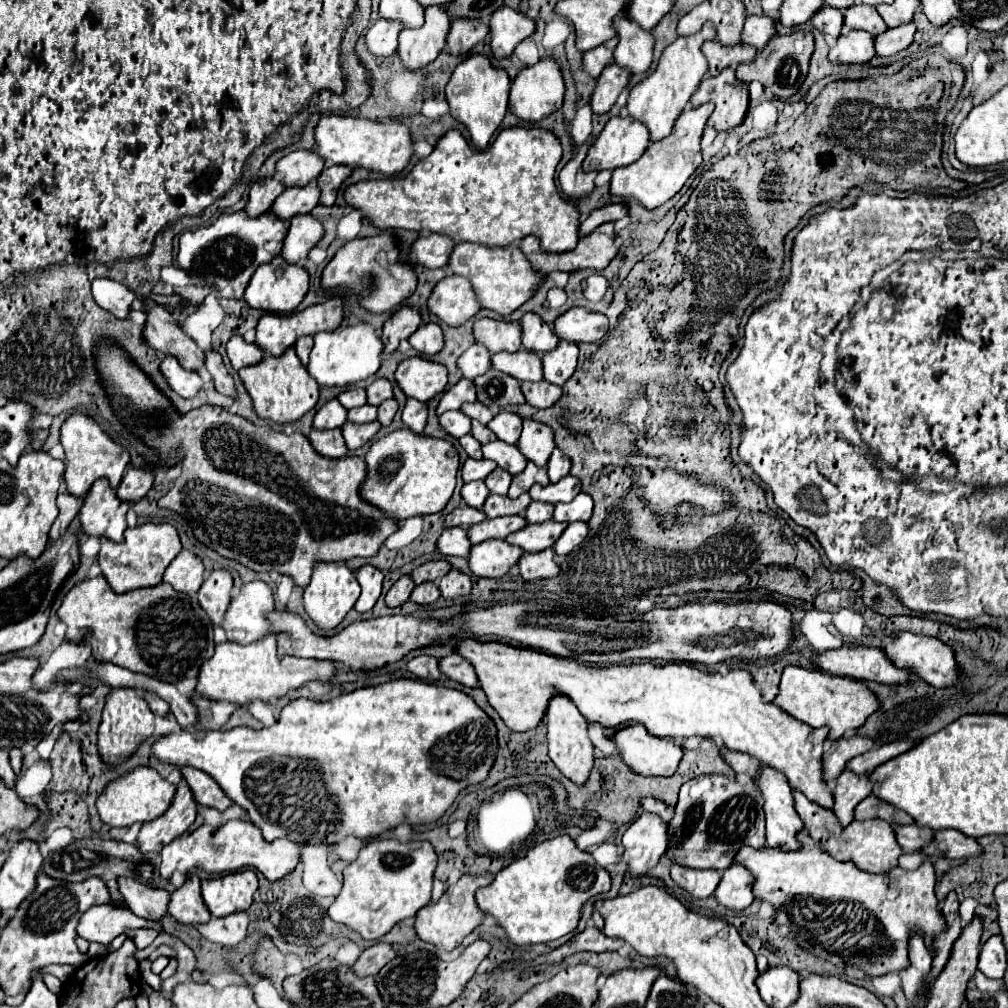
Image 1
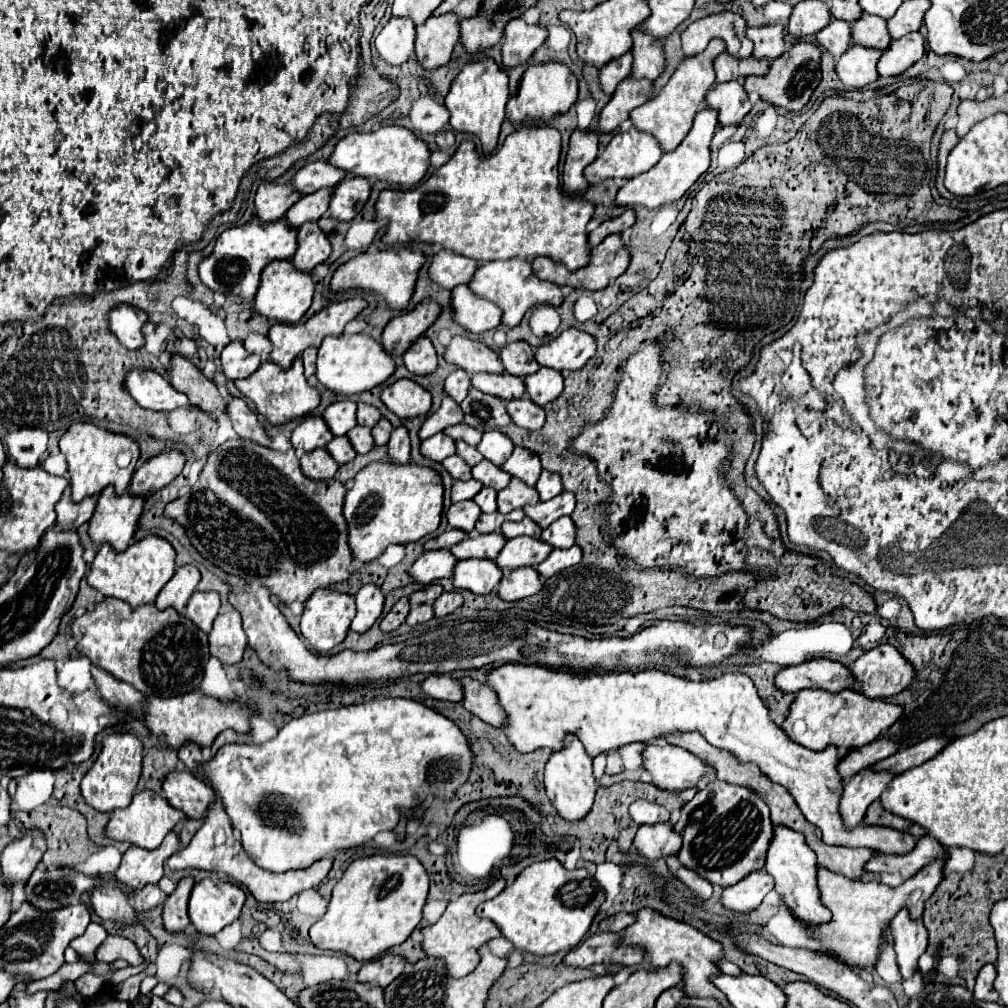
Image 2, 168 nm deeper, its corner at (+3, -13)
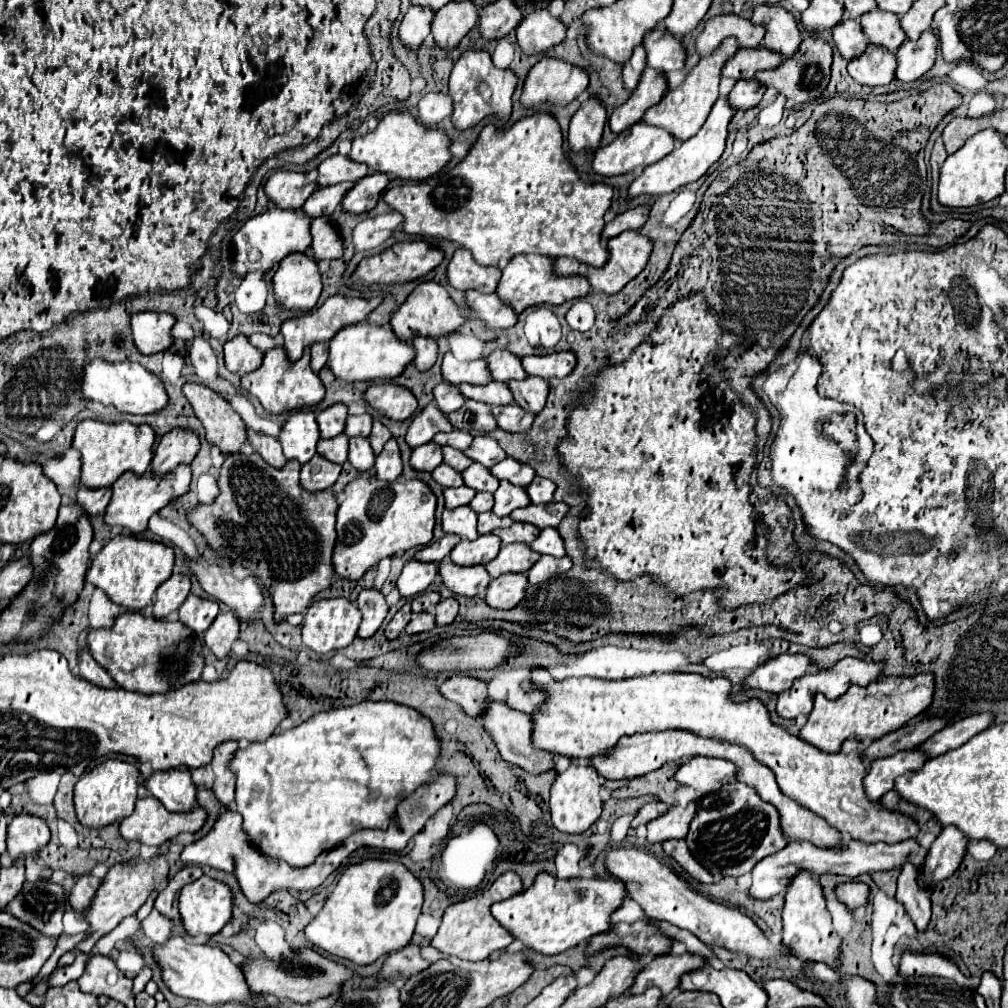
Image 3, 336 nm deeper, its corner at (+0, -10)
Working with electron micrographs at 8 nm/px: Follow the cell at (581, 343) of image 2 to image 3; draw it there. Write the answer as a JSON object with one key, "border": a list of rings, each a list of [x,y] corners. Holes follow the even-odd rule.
{"border":[[[552,352],[544,356],[526,356],[522,358],[524,370],[530,376],[540,378],[564,378],[576,368],[576,354],[574,352]]]}

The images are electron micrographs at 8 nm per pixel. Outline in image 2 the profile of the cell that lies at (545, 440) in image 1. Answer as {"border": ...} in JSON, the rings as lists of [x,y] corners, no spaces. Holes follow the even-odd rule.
{"border":[[[515,447],[515,451],[501,465],[501,469],[505,473],[521,479],[529,487],[533,487],[537,483],[539,475],[541,475],[541,463],[539,463],[537,455],[531,455],[531,451],[529,449],[523,449],[523,447]]]}

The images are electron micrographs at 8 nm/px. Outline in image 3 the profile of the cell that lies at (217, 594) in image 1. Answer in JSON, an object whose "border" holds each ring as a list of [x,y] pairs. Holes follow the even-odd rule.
{"border":[[[190,594],[186,602],[180,606],[180,622],[192,628],[196,634],[202,634],[214,622],[214,618],[218,616],[218,610],[220,608],[216,600]]]}

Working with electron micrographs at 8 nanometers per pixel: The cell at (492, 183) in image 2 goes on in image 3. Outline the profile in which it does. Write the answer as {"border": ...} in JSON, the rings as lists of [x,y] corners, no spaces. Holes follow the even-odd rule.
{"border":[[[536,114],[536,116],[530,116],[530,118],[522,118],[522,120],[518,120],[510,130],[506,130],[506,132],[500,132],[500,130],[496,130],[492,124],[488,124],[488,126],[480,132],[480,136],[478,136],[478,140],[474,142],[474,146],[472,146],[472,150],[468,152],[468,156],[466,156],[462,162],[458,162],[452,170],[440,172],[440,174],[436,174],[436,176],[424,180],[422,184],[420,184],[420,182],[418,182],[418,184],[404,184],[404,186],[386,190],[386,192],[384,192],[384,200],[386,200],[396,212],[400,212],[400,214],[404,216],[404,222],[402,222],[402,230],[404,230],[404,232],[450,240],[450,242],[462,246],[464,250],[472,252],[474,260],[476,260],[478,264],[484,264],[484,266],[498,266],[500,260],[510,260],[510,258],[516,256],[516,254],[544,254],[544,256],[550,256],[550,258],[560,258],[560,256],[564,256],[564,258],[576,258],[576,260],[582,262],[582,264],[604,266],[606,260],[608,260],[608,252],[606,252],[604,244],[600,242],[600,232],[602,232],[602,228],[604,228],[604,214],[606,214],[606,210],[610,208],[610,202],[612,202],[612,186],[602,184],[602,182],[598,182],[598,184],[586,184],[586,182],[582,182],[582,180],[578,178],[576,170],[570,168],[570,164],[568,164],[568,160],[566,160],[566,156],[564,156],[564,150],[562,150],[562,142],[564,142],[564,140],[562,140],[560,126],[558,126],[558,122],[556,122],[552,116],[548,116],[548,114]]]}

